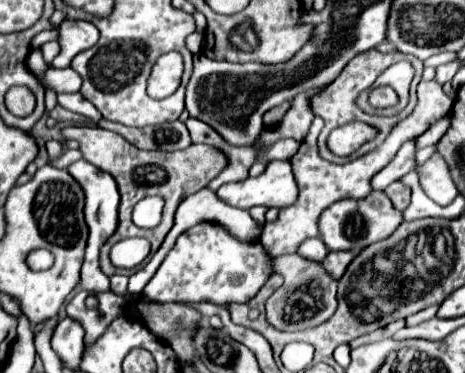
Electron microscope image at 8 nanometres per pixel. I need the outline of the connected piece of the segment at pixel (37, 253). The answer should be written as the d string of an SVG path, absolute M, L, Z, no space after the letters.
M33 250L33 252L29 252L29 256L27 256L27 266L31 268L31 270L47 270L47 268L51 268L53 266L53 256L51 256L51 252L49 250Z

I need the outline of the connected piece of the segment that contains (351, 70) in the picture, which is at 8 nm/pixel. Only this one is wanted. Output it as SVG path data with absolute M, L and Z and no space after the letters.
M371 50L371 52L363 52L363 54L359 54L359 56L355 56L345 68L343 68L343 74L335 80L335 84L331 84L329 86L329 90L323 90L323 92L319 92L319 94L315 94L313 96L313 100L311 100L311 108L313 108L313 114L315 116L321 116L323 120L325 120L325 127L320 133L318 137L318 147L319 152L322 158L330 161L339 163L340 160L338 157L333 155L326 146L326 139L329 135L330 131L333 128L339 128L339 126L343 126L343 124L347 124L347 122L353 122L353 120L363 120L363 122L367 122L367 124L371 124L373 128L377 128L377 136L371 140L371 142L367 142L367 144L363 144L361 146L361 150L357 152L357 154L353 154L353 156L361 156L361 154L365 154L365 152L369 152L369 150L374 150L379 147L379 144L387 138L389 133L391 132L391 128L397 124L397 120L403 120L405 116L409 116L411 114L411 110L415 108L417 104L417 86L421 82L422 72L424 69L424 64L419 60L419 58L415 58L415 56L405 56L405 60L409 60L411 64L413 64L413 68L416 72L415 80L413 80L413 84L411 84L410 94L409 94L409 104L399 112L399 114L395 114L395 116L389 116L389 118L381 118L381 116L371 116L371 114L365 114L359 106L357 106L357 96L363 92L363 90L367 90L367 88L371 88L371 84L377 80L377 76L383 72L383 70L387 70L393 62L397 62L399 58L403 58L403 56L395 56L395 54L383 54L383 52L377 52L377 50Z

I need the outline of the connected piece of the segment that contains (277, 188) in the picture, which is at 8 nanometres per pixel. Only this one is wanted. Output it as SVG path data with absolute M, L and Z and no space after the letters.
M271 160L263 174L241 182L229 182L217 190L217 196L227 204L245 210L257 204L285 208L297 200L297 184L289 162Z

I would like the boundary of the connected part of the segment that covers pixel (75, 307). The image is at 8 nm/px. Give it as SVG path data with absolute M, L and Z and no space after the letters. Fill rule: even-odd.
M79 290L65 306L67 316L79 322L85 330L85 344L93 344L95 338L101 338L103 332L107 330L107 324L111 324L117 316L121 316L123 306L127 300L115 292L101 292L101 294L91 294L87 290ZM95 296L97 306L87 308L85 298Z

